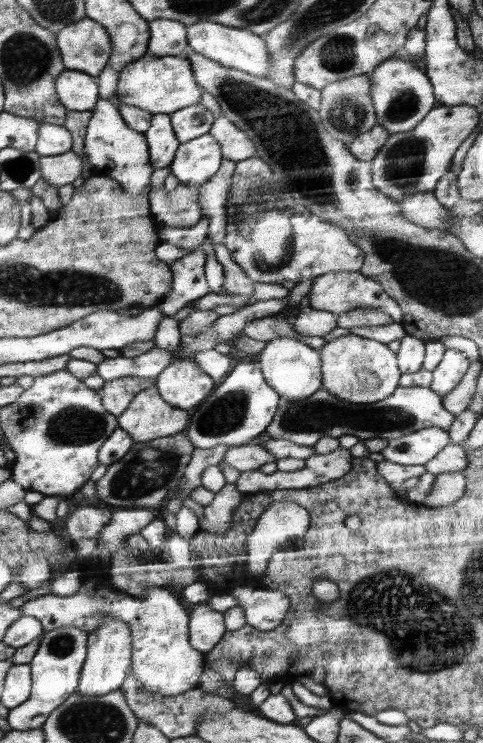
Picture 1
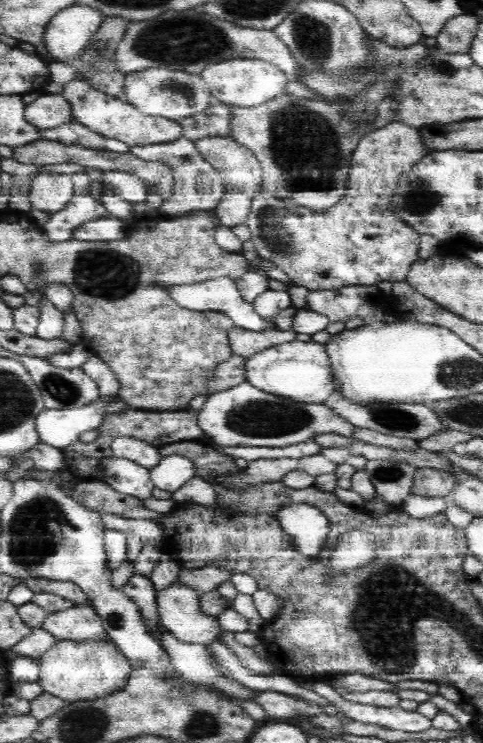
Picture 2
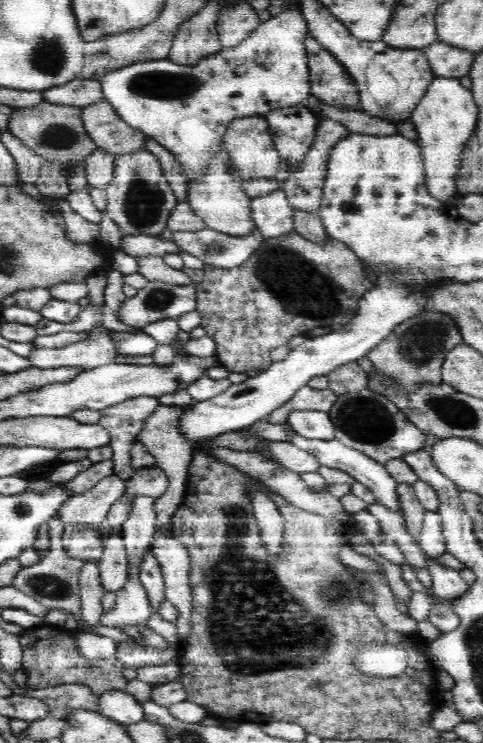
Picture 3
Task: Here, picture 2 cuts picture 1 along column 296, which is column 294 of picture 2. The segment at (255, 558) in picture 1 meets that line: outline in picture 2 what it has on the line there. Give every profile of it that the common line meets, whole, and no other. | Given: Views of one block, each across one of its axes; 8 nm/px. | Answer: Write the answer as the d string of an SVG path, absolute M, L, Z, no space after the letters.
M304 502L278 510L278 521L290 535L294 549L302 555L316 557L325 546L330 519L319 509Z

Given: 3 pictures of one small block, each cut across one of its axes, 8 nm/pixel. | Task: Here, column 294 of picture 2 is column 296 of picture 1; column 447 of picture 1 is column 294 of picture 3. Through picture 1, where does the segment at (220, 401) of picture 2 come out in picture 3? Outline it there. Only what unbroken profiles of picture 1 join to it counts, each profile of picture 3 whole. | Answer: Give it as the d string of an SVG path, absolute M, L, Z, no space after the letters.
M318 410L292 411L287 422L294 432L310 439L332 440L336 438L336 430L329 412Z

